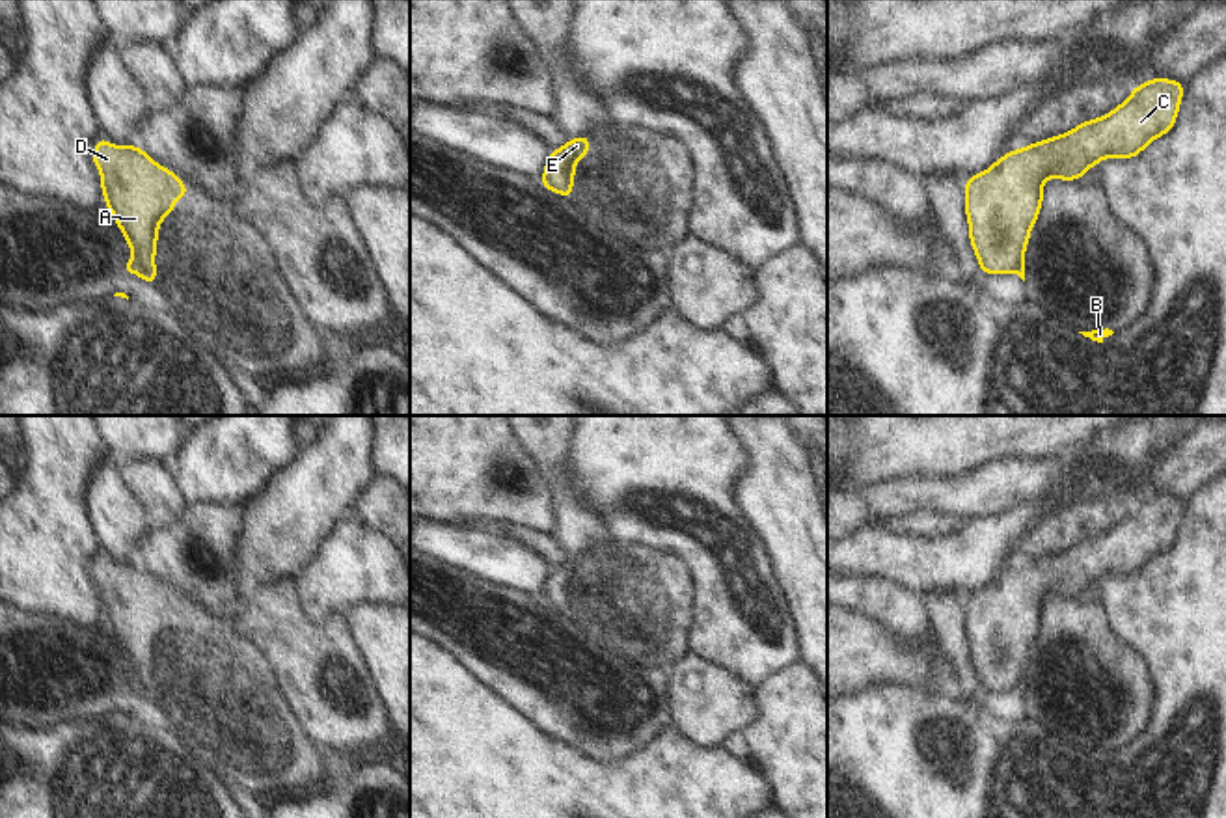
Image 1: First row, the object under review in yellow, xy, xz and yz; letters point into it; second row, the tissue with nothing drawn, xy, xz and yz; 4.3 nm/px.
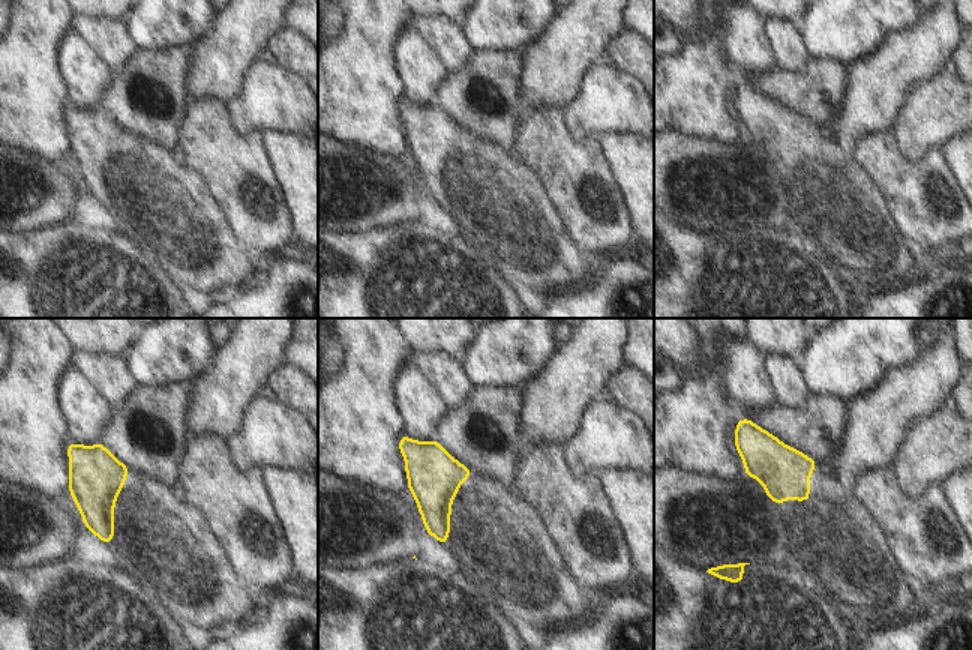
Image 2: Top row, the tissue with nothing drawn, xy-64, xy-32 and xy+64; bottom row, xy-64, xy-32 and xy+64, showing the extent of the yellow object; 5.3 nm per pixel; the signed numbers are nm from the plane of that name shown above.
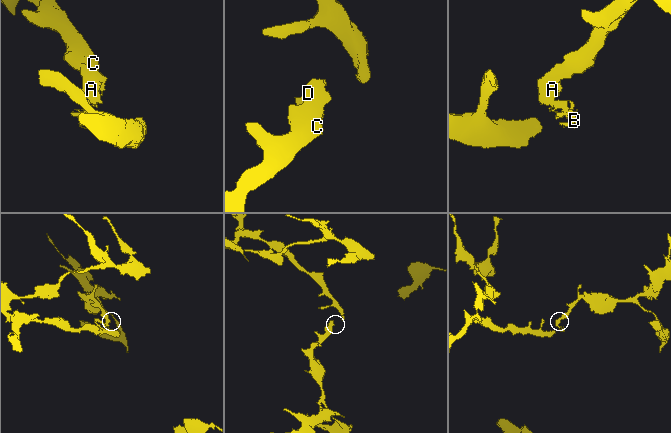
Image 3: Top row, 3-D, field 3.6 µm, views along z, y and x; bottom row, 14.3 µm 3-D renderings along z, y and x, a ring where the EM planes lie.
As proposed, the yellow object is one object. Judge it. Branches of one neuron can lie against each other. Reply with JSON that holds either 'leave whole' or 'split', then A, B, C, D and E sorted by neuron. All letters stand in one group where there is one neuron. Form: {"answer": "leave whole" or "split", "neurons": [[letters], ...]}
{"answer": "split", "neurons": [["A", "C", "D", "E"], ["B"]]}

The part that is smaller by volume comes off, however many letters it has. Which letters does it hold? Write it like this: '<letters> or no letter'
B

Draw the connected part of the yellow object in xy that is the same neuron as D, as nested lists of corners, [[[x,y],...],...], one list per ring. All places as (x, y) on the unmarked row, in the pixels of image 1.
[[[102,553],[93,563],[93,583],[101,589],[104,622],[132,676],[142,680],[145,691],[153,691],[160,639],[188,611],[186,602],[138,563],[112,563]]]

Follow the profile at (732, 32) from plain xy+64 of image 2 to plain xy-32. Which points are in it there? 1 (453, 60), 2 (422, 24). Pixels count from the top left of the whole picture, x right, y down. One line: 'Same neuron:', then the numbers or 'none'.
Same neuron: none

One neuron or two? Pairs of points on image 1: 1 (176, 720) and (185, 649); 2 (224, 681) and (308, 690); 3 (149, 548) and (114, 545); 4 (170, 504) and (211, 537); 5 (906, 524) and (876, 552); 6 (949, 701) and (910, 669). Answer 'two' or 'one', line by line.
1: one
2: one
3: two
4: two
5: two
6: two

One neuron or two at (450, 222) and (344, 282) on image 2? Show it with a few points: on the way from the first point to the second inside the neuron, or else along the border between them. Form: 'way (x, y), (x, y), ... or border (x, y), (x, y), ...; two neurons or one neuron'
way (423, 249), (419, 254), (390, 254), (371, 272); one neuron

